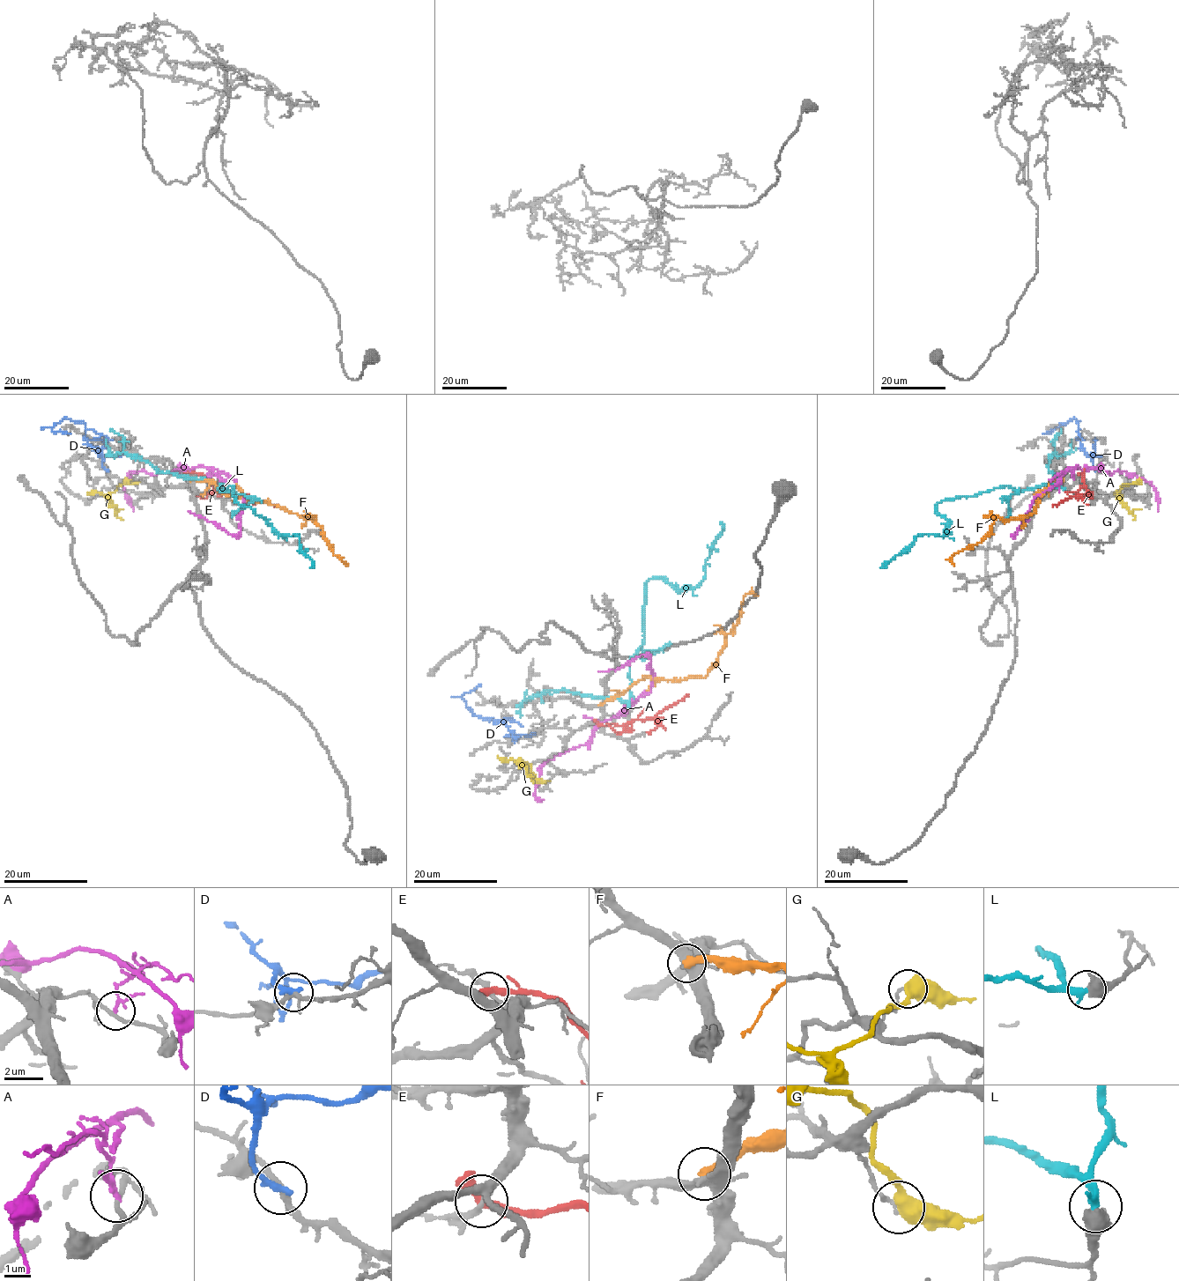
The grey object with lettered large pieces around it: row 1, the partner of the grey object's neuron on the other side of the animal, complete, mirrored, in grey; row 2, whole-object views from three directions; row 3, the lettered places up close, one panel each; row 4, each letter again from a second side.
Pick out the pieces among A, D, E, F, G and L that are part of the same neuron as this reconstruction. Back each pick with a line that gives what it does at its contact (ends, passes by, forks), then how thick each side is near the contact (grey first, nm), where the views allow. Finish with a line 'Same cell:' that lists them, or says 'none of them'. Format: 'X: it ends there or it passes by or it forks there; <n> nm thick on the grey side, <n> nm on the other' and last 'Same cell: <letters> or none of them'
Same cell: none of them

